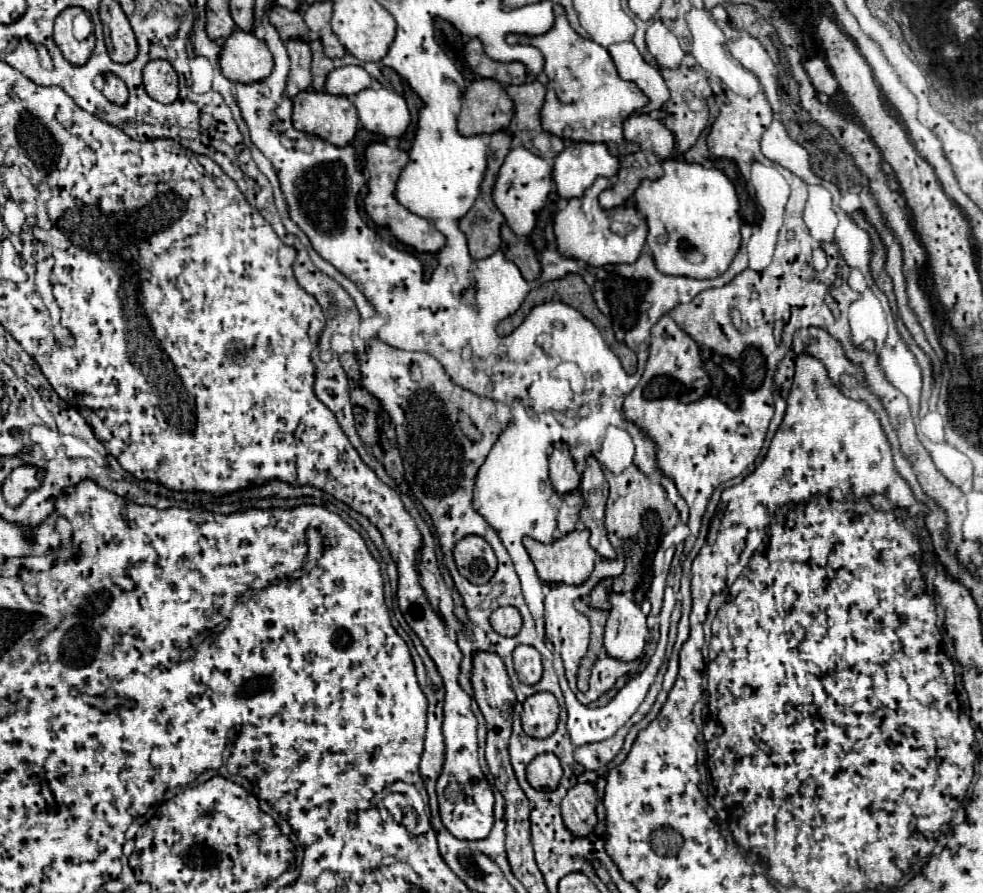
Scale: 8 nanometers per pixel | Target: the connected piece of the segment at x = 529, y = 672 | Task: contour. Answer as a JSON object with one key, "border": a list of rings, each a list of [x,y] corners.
{"border":[[[529,645],[515,647],[513,663],[515,663],[515,671],[521,683],[535,685],[541,679],[543,665],[541,665],[541,655],[539,651],[535,651],[535,647],[529,647]]]}

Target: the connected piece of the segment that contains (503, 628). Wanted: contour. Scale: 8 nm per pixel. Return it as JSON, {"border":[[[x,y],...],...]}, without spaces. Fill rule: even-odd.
{"border":[[[499,607],[491,613],[491,627],[503,637],[517,635],[521,631],[521,625],[521,613],[515,607]]]}

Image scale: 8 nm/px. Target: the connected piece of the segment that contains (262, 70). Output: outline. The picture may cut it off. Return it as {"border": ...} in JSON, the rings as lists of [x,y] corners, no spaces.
{"border":[[[235,29],[219,57],[221,73],[237,83],[263,81],[273,71],[273,55],[265,41],[249,31]]]}

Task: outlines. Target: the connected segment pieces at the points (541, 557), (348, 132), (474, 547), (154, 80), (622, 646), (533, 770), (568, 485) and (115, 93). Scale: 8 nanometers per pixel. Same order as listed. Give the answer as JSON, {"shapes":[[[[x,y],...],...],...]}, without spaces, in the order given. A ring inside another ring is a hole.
{"shapes":[[[[571,531],[559,539],[555,539],[553,543],[539,543],[531,537],[525,537],[523,539],[523,545],[525,549],[529,551],[533,563],[535,563],[535,569],[541,577],[543,583],[569,583],[569,585],[579,585],[583,583],[591,571],[593,571],[593,563],[595,563],[595,549],[589,545],[589,541],[583,541],[583,531]]],[[[301,91],[293,99],[293,125],[299,131],[307,131],[313,135],[319,135],[327,139],[331,145],[345,147],[357,131],[357,109],[345,95],[331,95],[331,93],[319,93],[319,91]]],[[[477,535],[463,537],[455,545],[453,555],[455,555],[459,573],[465,579],[469,579],[473,585],[483,585],[495,575],[497,557],[495,557],[491,545]]],[[[165,59],[149,61],[143,69],[145,91],[159,103],[173,103],[177,99],[177,73]]],[[[611,593],[611,611],[605,625],[607,655],[621,661],[635,661],[641,657],[649,637],[643,611],[623,593]]],[[[551,753],[537,755],[527,767],[527,781],[537,791],[553,791],[553,789],[557,789],[561,777],[563,777],[561,763]]],[[[559,441],[553,445],[553,453],[549,457],[549,469],[551,469],[551,483],[553,489],[559,495],[567,495],[571,491],[575,491],[579,487],[579,473],[575,471],[575,461],[569,455],[569,447],[567,443]]],[[[113,73],[105,75],[105,85],[103,85],[103,95],[113,101],[113,103],[127,103],[127,85]]]]}

